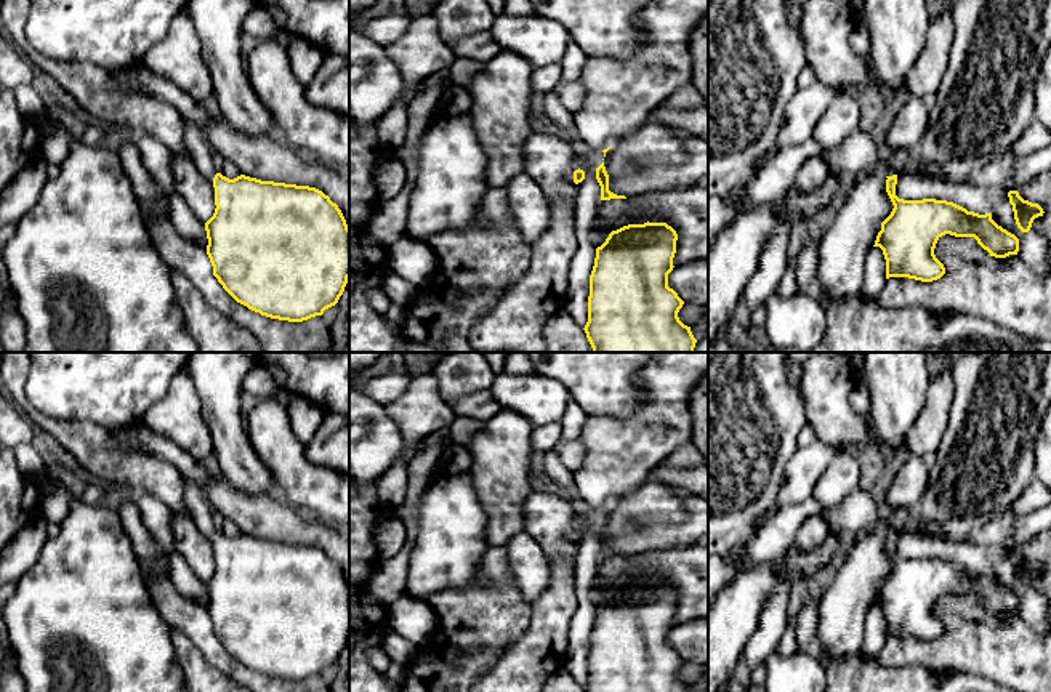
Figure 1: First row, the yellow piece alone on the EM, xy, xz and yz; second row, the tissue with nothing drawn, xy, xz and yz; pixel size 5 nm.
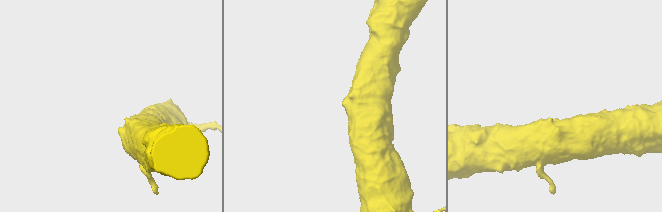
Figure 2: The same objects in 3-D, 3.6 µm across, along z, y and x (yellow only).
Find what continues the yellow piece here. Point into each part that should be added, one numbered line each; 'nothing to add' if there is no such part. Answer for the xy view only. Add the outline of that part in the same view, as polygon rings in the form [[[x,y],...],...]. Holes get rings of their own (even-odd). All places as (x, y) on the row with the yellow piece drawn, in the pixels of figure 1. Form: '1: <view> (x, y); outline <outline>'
1: xy (201, 151); outline [[[184,119],[183,122],[186,130],[186,146],[189,149],[194,165],[199,168],[202,175],[213,179],[216,170],[215,170],[211,146],[208,144],[203,133],[194,123]]]

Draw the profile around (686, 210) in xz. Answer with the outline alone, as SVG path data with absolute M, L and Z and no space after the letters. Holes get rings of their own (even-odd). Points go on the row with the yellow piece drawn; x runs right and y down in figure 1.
M708 184L601 200L591 242L598 248L612 231L647 221L666 223L676 231L673 266L708 261Z

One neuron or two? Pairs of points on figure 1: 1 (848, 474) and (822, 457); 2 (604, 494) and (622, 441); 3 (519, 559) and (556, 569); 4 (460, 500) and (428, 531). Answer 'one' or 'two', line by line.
1: two
2: one
3: two
4: one

